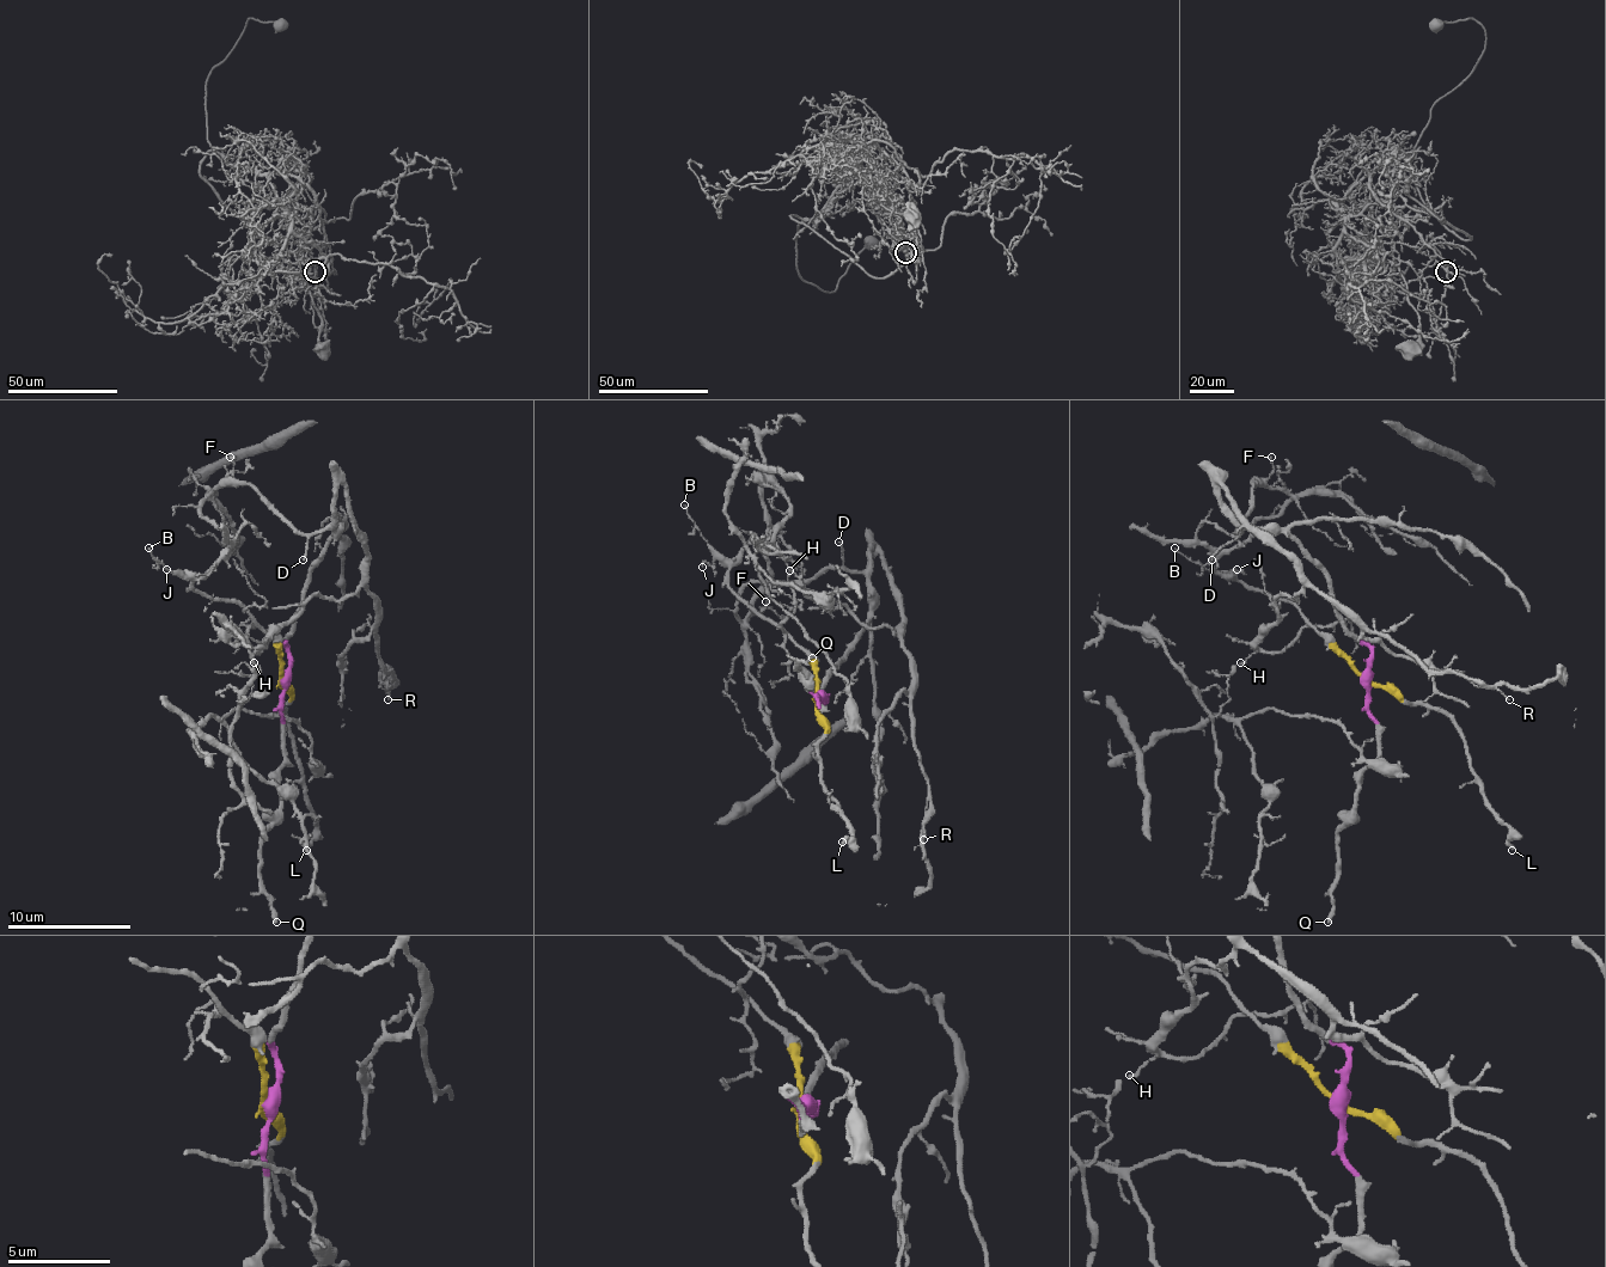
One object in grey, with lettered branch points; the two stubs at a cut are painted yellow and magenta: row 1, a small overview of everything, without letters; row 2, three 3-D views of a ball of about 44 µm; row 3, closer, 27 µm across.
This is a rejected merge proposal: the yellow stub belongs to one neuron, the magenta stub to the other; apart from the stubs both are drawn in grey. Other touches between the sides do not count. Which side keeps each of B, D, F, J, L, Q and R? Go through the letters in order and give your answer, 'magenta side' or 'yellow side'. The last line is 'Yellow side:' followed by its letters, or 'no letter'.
B: yellow side
D: magenta side
F: magenta side
J: yellow side
L: yellow side
Q: magenta side
R: magenta side
Yellow side: B, J, L

